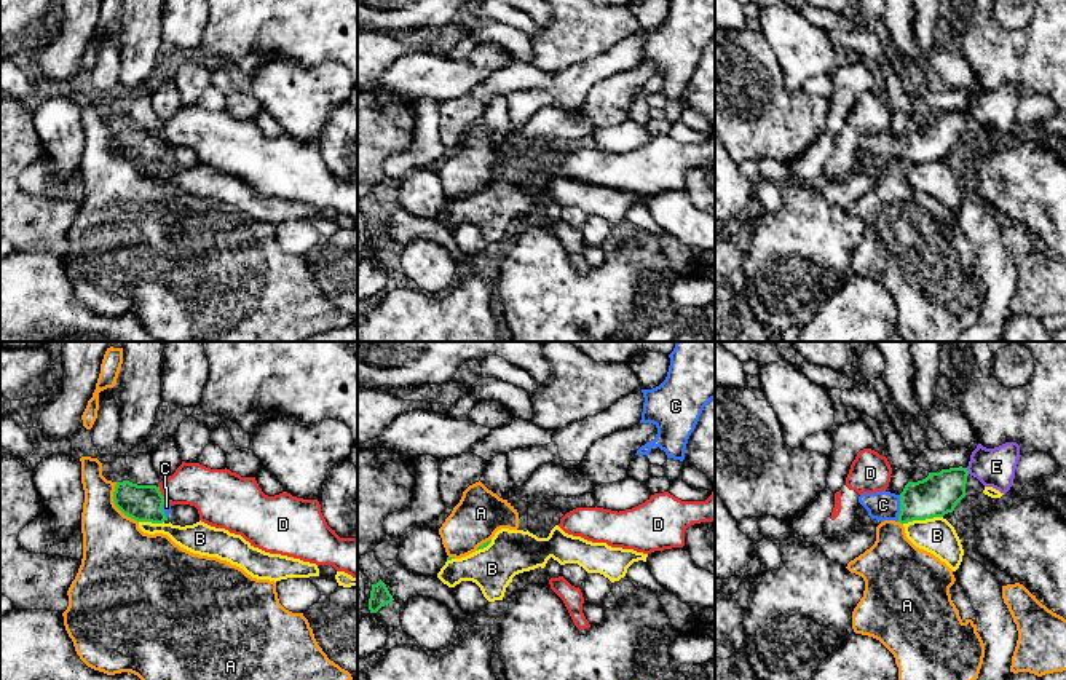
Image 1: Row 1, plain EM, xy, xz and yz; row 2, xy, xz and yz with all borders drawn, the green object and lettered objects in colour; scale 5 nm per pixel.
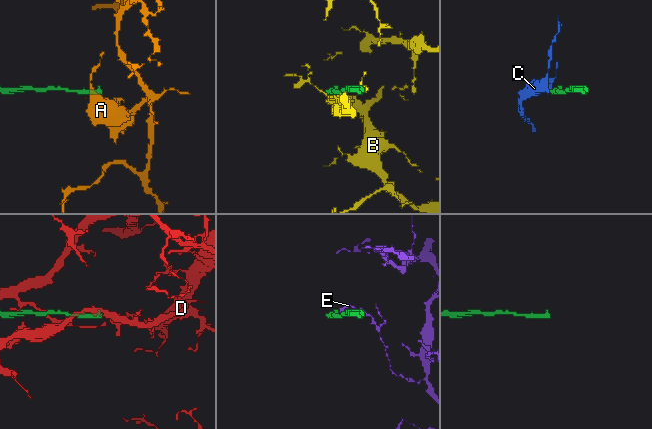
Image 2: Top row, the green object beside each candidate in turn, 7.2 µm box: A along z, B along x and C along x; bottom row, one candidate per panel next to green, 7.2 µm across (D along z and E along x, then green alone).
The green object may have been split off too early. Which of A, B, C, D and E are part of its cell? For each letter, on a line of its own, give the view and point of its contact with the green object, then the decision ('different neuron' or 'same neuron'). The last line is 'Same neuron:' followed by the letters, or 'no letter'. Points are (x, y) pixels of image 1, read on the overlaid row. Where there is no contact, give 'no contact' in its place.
A: contact xy (115, 505); different neuron
B: contact yz (923, 519); different neuron
C: contact yz (900, 508); same neuron
D: contact xy (160, 492); different neuron
E: contact yz (967, 471); different neuron
Same neuron: C

